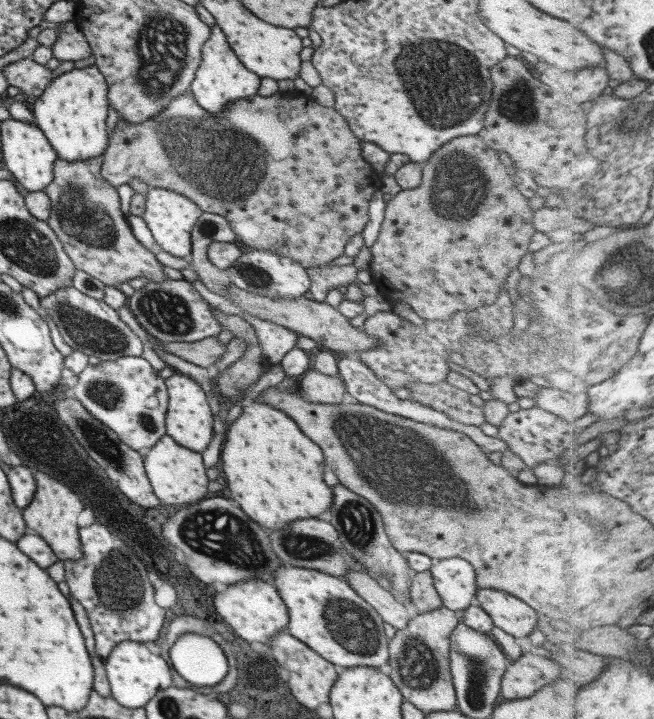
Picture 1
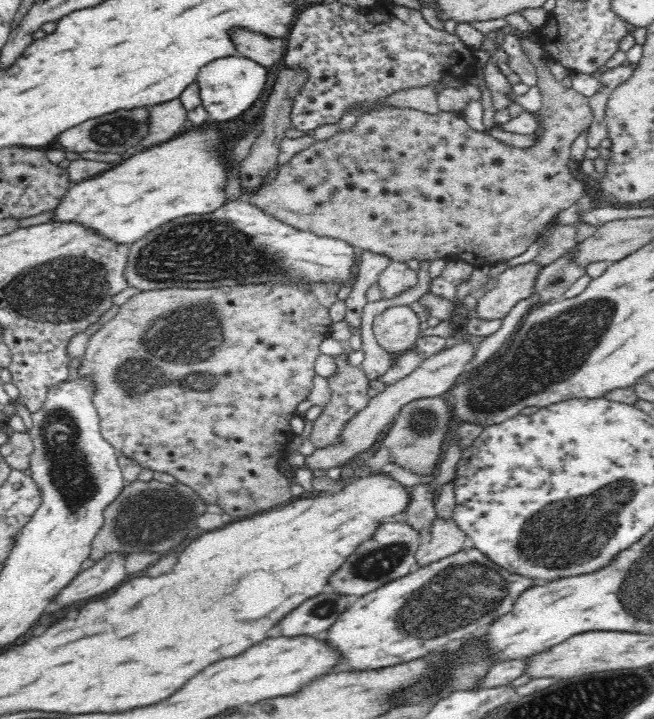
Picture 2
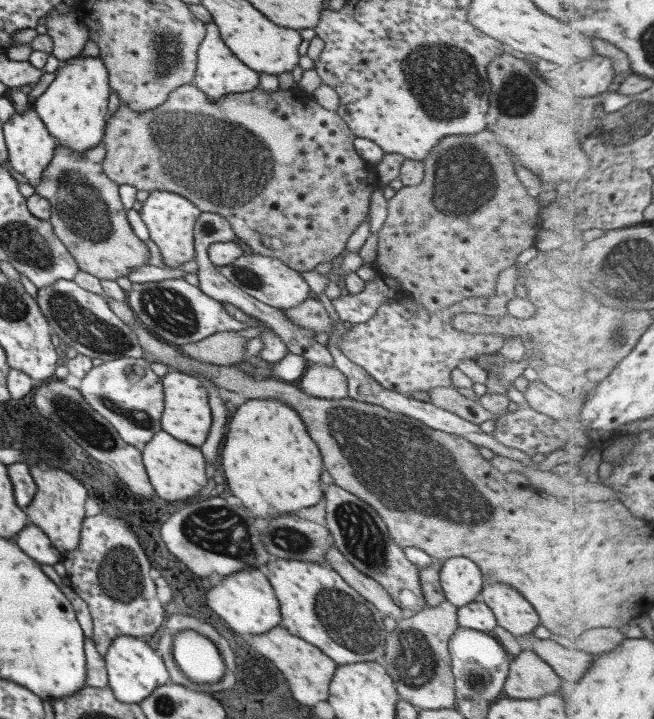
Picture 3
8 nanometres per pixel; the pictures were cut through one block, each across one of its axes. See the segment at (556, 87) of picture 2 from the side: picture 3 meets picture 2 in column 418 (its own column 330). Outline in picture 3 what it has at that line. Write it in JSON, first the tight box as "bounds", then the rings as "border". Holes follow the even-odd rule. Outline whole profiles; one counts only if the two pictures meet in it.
{"bounds":[101,84,381,272],"border":[[[187,84],[173,89],[162,105],[154,109],[134,113],[127,105],[119,105],[112,115],[106,118],[101,144],[105,154],[102,170],[109,180],[119,184],[129,184],[136,190],[151,192],[163,190],[178,194],[192,202],[200,213],[214,213],[228,220],[234,236],[242,240],[251,248],[254,254],[259,254],[280,260],[285,266],[298,272],[311,271],[320,262],[329,262],[346,248],[349,235],[355,227],[368,219],[368,202],[370,194],[381,185],[373,174],[372,166],[364,161],[355,151],[353,146],[354,134],[347,128],[347,123],[333,110],[319,106],[310,93],[305,93],[301,88],[277,89],[273,92],[263,90],[257,86],[253,90],[242,93],[224,94],[217,100],[210,101],[206,94]]]}

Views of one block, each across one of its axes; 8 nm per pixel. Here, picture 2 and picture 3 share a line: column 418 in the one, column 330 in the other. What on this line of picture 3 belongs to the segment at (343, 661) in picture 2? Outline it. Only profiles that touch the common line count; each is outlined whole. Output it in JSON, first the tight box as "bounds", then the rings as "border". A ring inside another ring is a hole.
{"bounds":[266,558,387,665],"border":[[[280,558],[267,563],[266,569],[268,583],[278,602],[279,614],[281,615],[280,624],[287,629],[289,634],[316,646],[336,665],[374,661],[377,656],[384,654],[387,633],[383,627],[383,614],[358,592],[355,592],[334,569],[316,562]]]}

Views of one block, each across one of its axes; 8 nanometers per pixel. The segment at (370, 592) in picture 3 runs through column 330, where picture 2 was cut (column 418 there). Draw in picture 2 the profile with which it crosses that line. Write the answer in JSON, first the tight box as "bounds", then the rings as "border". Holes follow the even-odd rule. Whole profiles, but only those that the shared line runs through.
{"bounds":[415,517,472,568],"border":[[[436,517],[431,528],[428,542],[421,542],[415,553],[418,568],[428,566],[440,559],[470,550],[472,541],[458,528],[453,519],[444,521]]]}

